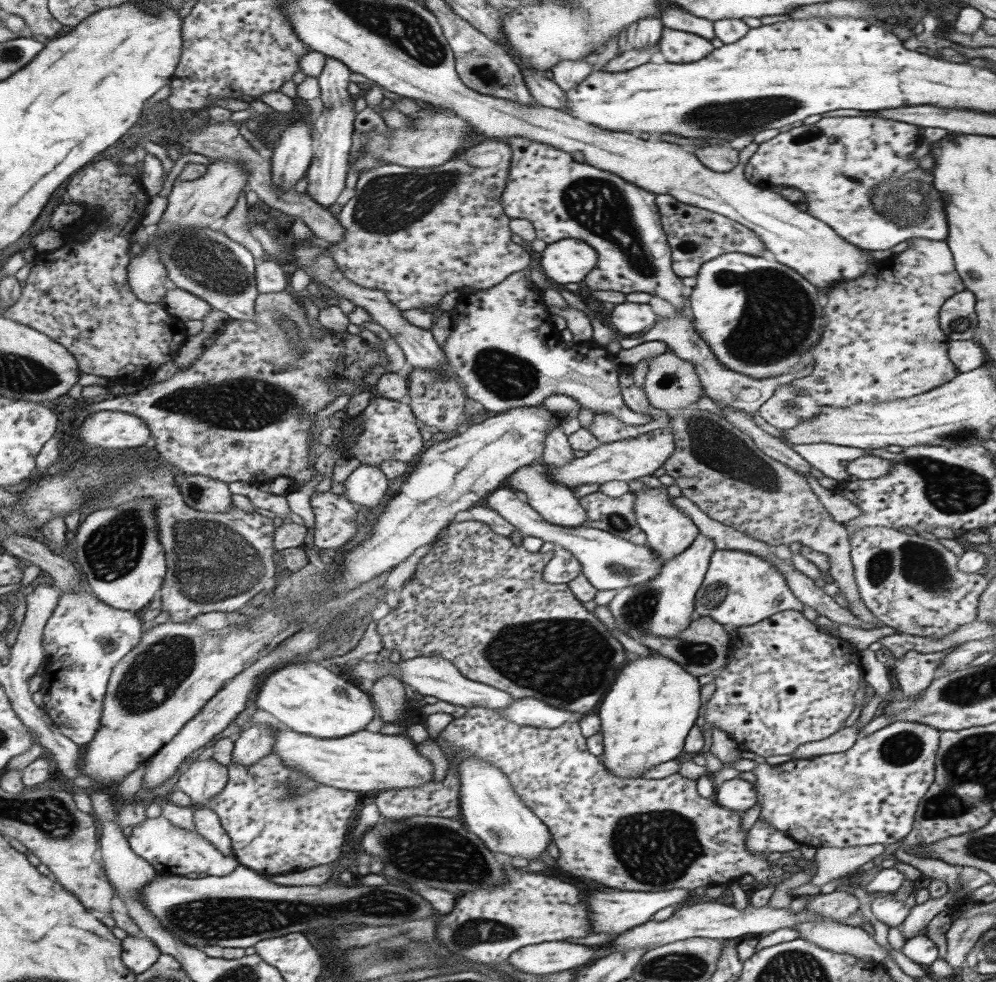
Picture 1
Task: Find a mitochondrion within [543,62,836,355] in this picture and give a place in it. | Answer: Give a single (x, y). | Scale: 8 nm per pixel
(596, 205)

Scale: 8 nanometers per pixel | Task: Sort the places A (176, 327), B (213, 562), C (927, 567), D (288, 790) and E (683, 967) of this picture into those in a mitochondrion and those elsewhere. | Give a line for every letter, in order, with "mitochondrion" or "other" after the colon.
A: other
B: mitochondrion
C: mitochondrion
D: mitochondrion
E: mitochondrion

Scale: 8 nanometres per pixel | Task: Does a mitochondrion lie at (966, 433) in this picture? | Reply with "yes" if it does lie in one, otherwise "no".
yes

